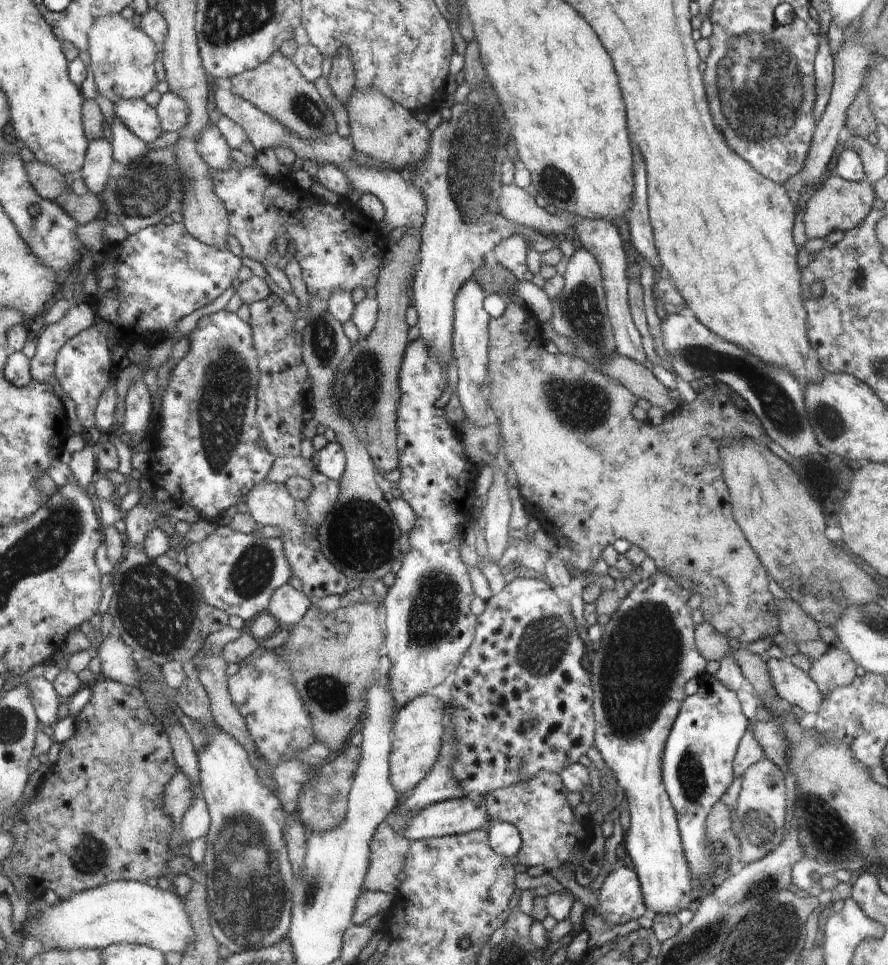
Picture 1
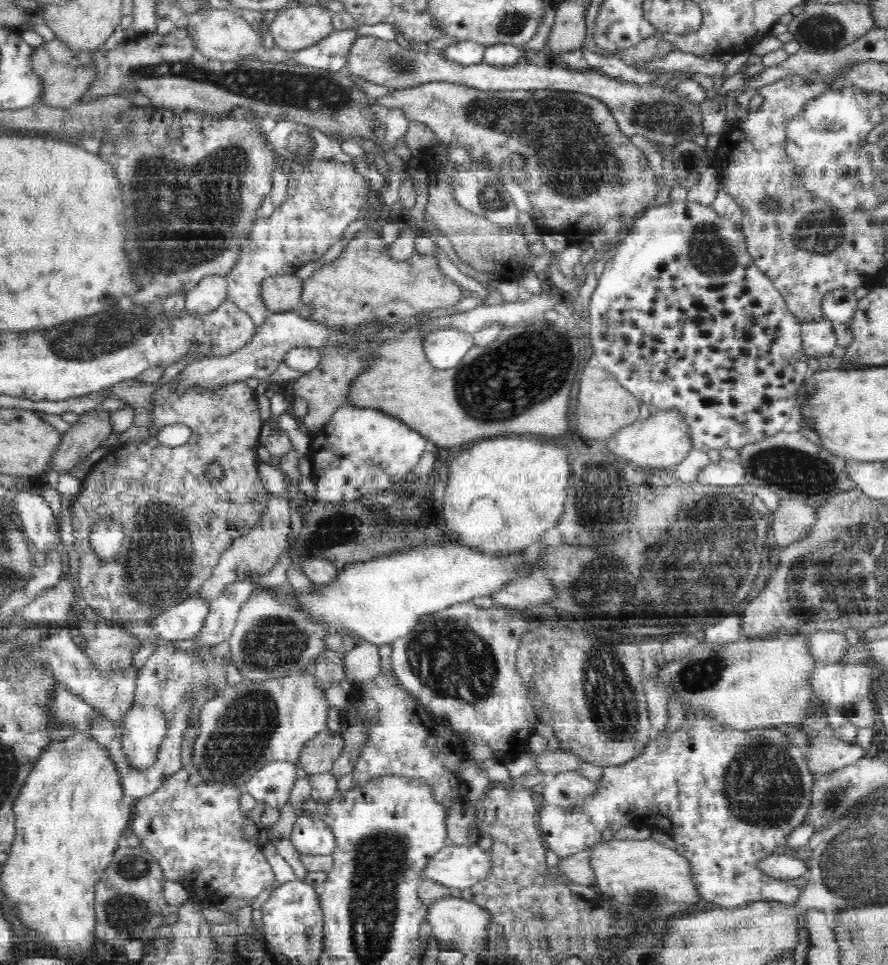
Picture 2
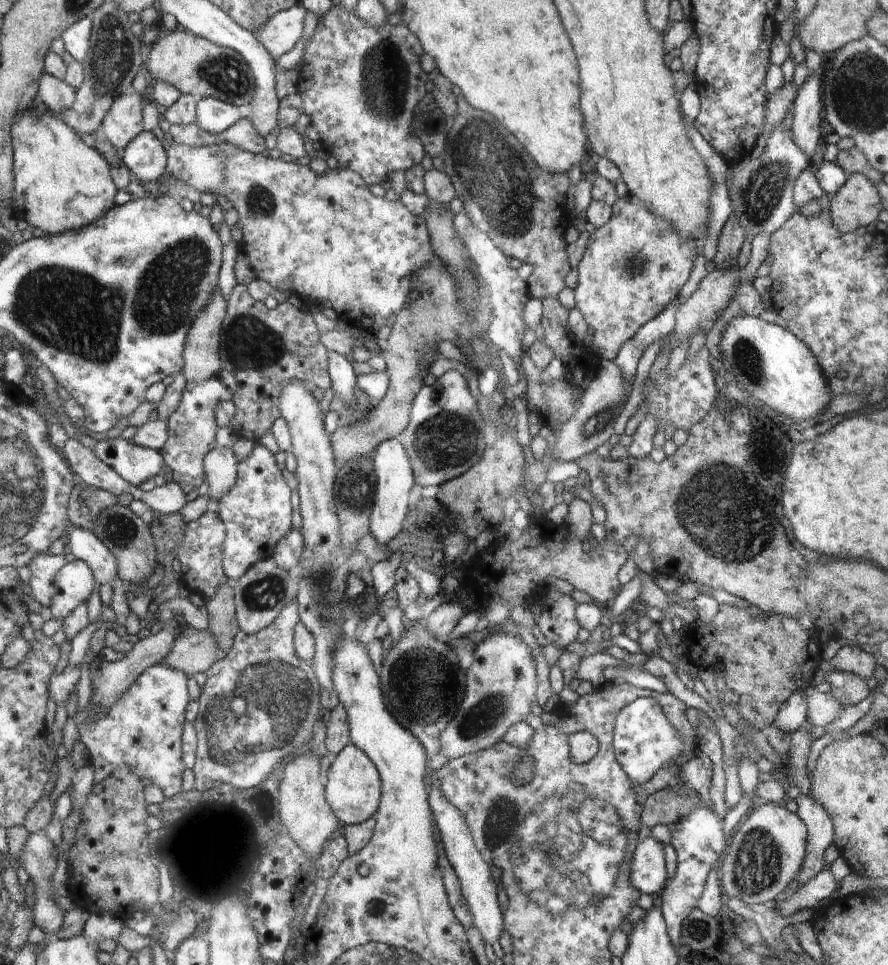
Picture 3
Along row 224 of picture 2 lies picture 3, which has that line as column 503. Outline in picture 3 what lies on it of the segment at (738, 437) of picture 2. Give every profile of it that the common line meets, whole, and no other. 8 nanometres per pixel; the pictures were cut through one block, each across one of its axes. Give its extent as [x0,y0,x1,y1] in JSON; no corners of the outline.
[440,629,538,759]

